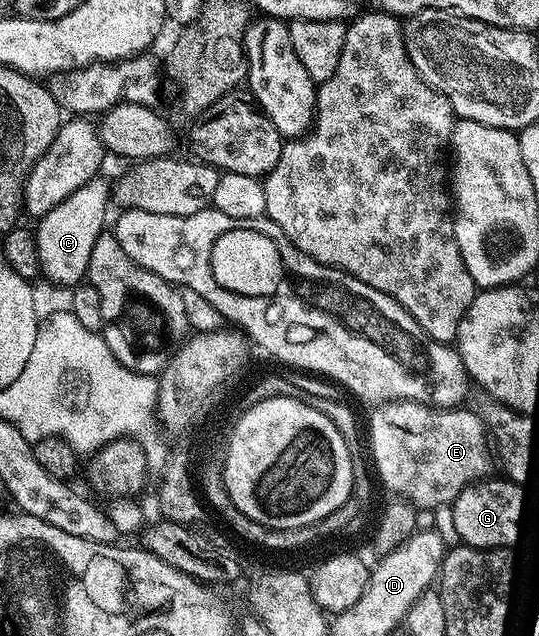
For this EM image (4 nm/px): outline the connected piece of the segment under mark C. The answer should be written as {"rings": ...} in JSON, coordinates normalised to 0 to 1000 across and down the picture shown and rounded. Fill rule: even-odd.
{"rings":[[[176,280],[148,292],[111,324],[89,330],[69,347],[71,358],[61,360],[67,387],[74,393],[76,432],[87,434],[100,447],[143,450],[160,440],[163,406],[171,406],[171,387],[178,374],[199,357],[197,325],[208,321],[206,285]]]}

